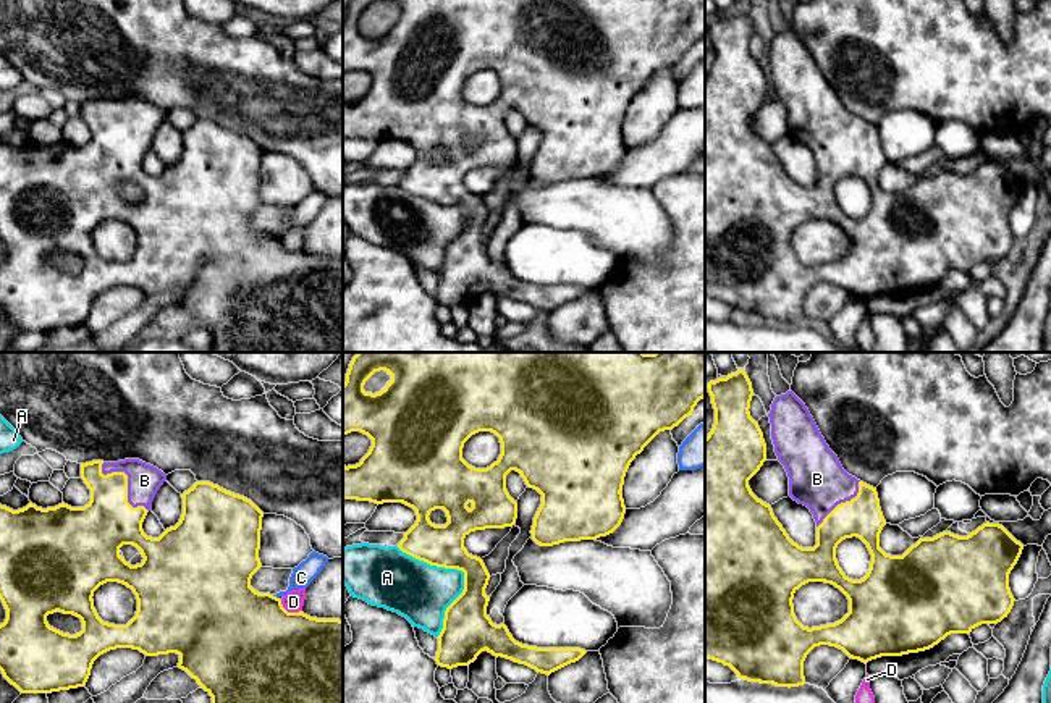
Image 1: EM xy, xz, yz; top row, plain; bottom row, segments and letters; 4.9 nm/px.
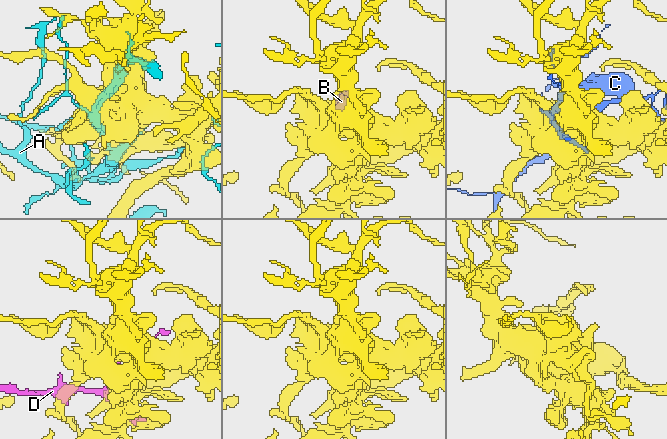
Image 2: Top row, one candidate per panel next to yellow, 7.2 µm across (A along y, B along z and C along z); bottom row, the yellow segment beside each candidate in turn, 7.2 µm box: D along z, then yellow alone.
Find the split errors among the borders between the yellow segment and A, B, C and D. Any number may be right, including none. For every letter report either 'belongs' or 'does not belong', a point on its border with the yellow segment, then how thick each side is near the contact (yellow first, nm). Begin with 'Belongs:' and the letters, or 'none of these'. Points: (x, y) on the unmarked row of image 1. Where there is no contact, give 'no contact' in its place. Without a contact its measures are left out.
Belongs: B
A: does not belong; contact xz (463, 209); calibres 220 and 300 nm
B: belongs; contact xy (126, 120); calibres 280 and 170 nm
C: does not belong; contact xy (275, 235); calibres 480 and 110 nm
D: does not belong; contact xy (290, 251); calibres 500 and 110 nm

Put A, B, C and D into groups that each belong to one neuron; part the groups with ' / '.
A / B / C / D

